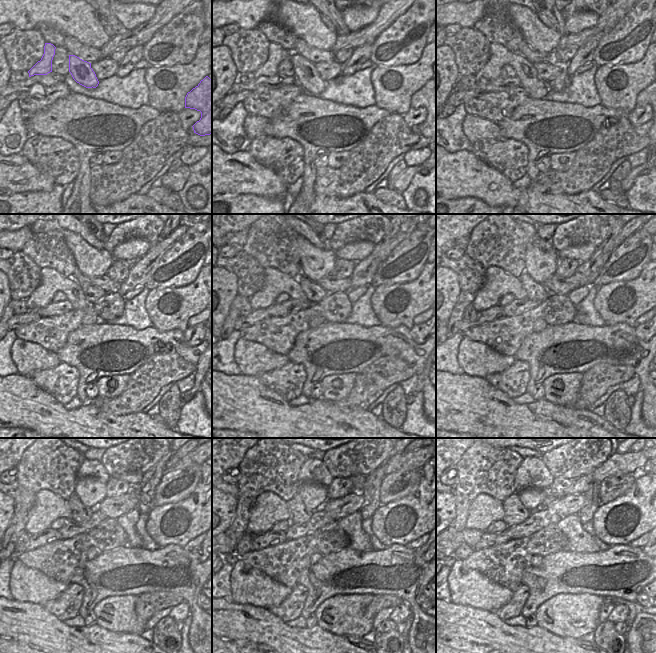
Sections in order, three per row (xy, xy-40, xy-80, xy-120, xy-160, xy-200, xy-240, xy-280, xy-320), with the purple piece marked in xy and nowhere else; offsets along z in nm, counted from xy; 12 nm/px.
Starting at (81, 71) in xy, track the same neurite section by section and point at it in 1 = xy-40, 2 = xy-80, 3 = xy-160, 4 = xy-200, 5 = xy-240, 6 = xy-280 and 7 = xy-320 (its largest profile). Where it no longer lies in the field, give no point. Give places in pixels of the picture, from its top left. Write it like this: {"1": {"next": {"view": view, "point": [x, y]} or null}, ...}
{"1": {"next": {"view": "xy-40", "point": [307, 76]}}, "2": {"next": {"view": "xy-80", "point": [499, 56]}}, "3": {"next": {"view": "xy-160", "point": [276, 282]}}, "4": {"next": {"view": "xy-200", "point": [498, 282]}}, "5": {"next": {"view": "xy-240", "point": [48, 506]}}, "6": {"next": {"view": "xy-280", "point": [268, 509]}}, "7": {"next": {"view": "xy-320", "point": [485, 510]}}}

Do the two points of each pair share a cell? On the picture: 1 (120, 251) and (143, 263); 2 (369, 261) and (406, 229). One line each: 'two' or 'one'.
1: two
2: one

